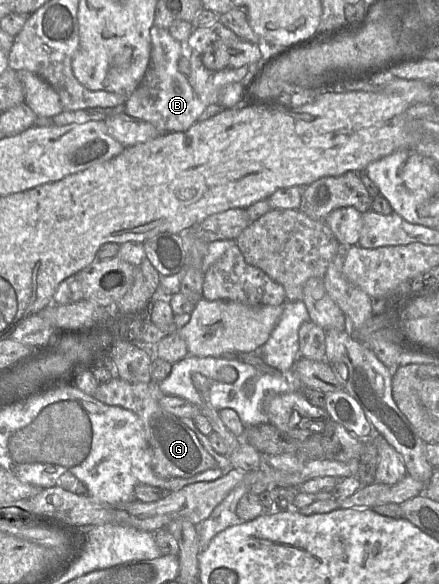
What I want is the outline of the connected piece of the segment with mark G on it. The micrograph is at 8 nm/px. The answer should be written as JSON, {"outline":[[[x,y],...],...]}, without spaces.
{"outline":[[[118,377],[99,384],[93,397],[100,402],[119,406],[135,413],[141,420],[150,448],[153,472],[163,479],[190,478],[209,469],[218,469],[217,462],[207,453],[196,435],[192,419],[180,419],[160,406],[163,396],[159,383],[132,383]]]}

